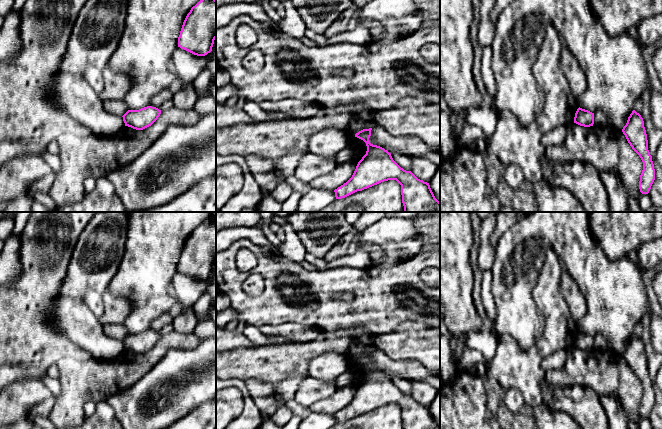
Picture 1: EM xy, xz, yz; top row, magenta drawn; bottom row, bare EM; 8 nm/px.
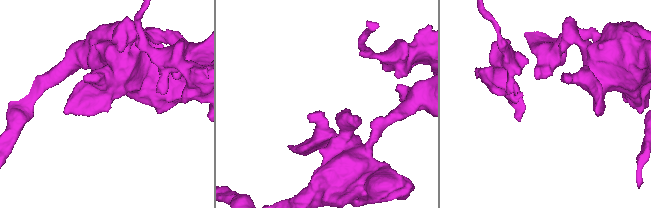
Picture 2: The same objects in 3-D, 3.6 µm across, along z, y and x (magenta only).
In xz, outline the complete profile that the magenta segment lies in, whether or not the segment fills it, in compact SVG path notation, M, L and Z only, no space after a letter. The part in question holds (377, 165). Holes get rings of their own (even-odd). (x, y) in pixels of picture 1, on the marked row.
M363 129L355 137L366 143L367 151L358 162L352 177L334 190L336 199L345 198L381 182L396 180L401 185L404 212L440 212L429 183L401 168L384 148L369 142L371 130Z

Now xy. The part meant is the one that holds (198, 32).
M200 0L187 14L178 47L197 56L212 51L216 39L216 0Z

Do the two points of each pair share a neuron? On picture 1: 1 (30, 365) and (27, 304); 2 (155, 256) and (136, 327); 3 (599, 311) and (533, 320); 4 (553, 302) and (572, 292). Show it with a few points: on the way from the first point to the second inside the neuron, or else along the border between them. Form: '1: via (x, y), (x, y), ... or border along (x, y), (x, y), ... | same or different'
1: via (27, 350), (27, 319) | same
2: via (145, 274), (143, 309) | same
3: via (579, 265), (531, 234), (519, 274) | same
4: border along (561, 274), (560, 293), (573, 318) | different

